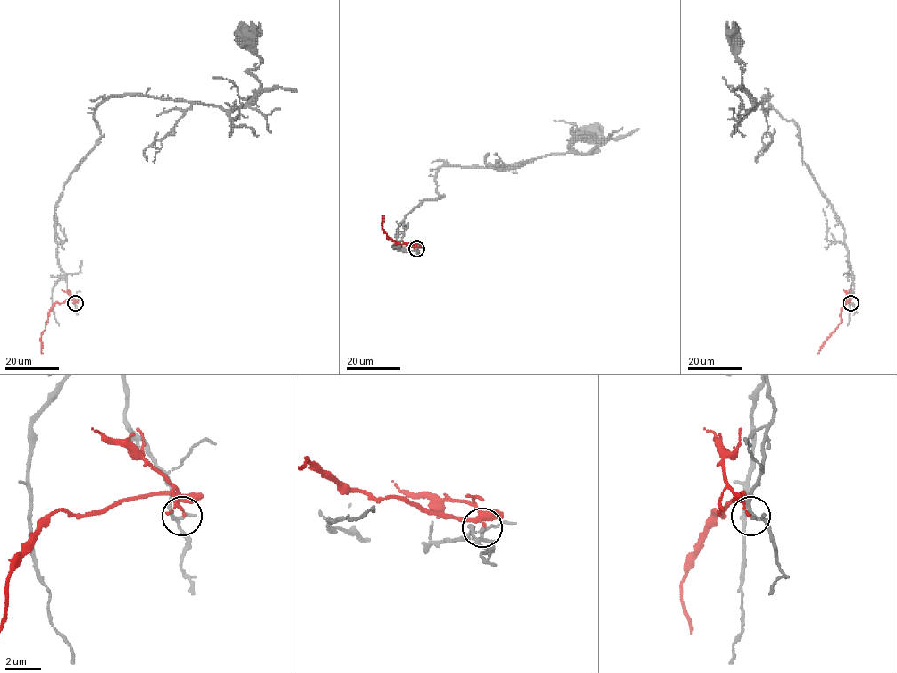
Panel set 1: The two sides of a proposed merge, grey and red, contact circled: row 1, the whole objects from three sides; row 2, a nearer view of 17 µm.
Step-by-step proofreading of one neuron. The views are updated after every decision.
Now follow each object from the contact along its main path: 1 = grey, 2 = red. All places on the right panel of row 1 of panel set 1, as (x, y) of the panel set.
1: (850, 303), (853, 275), (844, 227), (803, 162), (797, 124), (783, 119), (768, 95), (754, 109), (733, 38)
2: (850, 303), (849, 299), (845, 302), (840, 313), (840, 323), (817, 353)

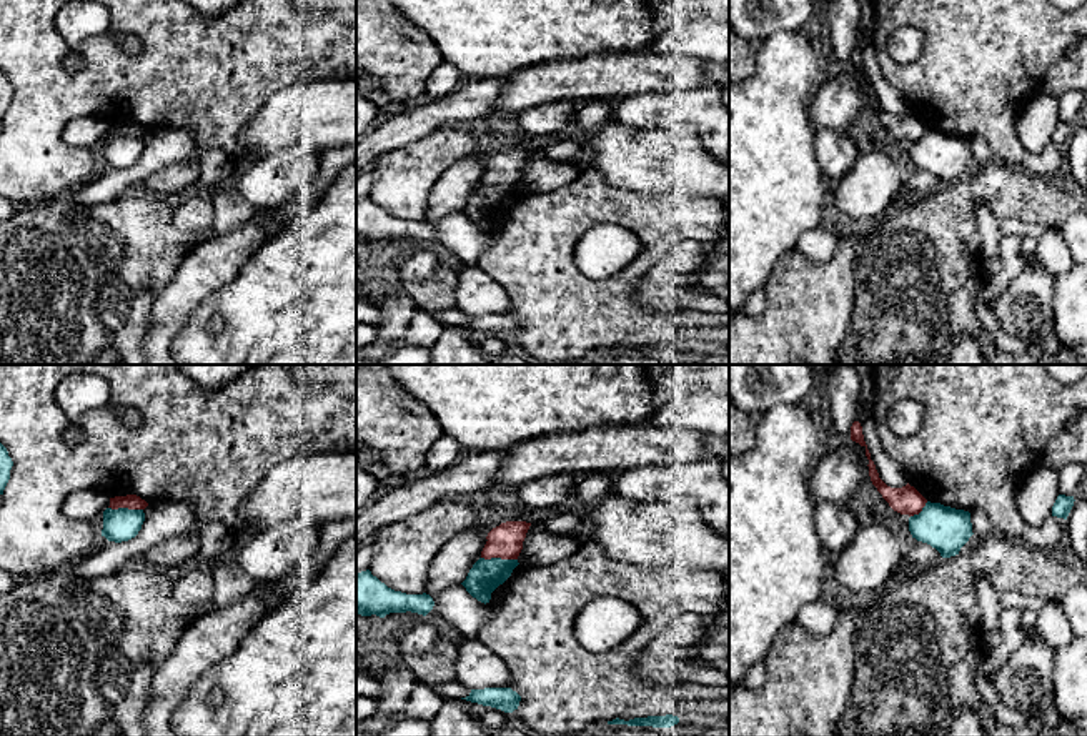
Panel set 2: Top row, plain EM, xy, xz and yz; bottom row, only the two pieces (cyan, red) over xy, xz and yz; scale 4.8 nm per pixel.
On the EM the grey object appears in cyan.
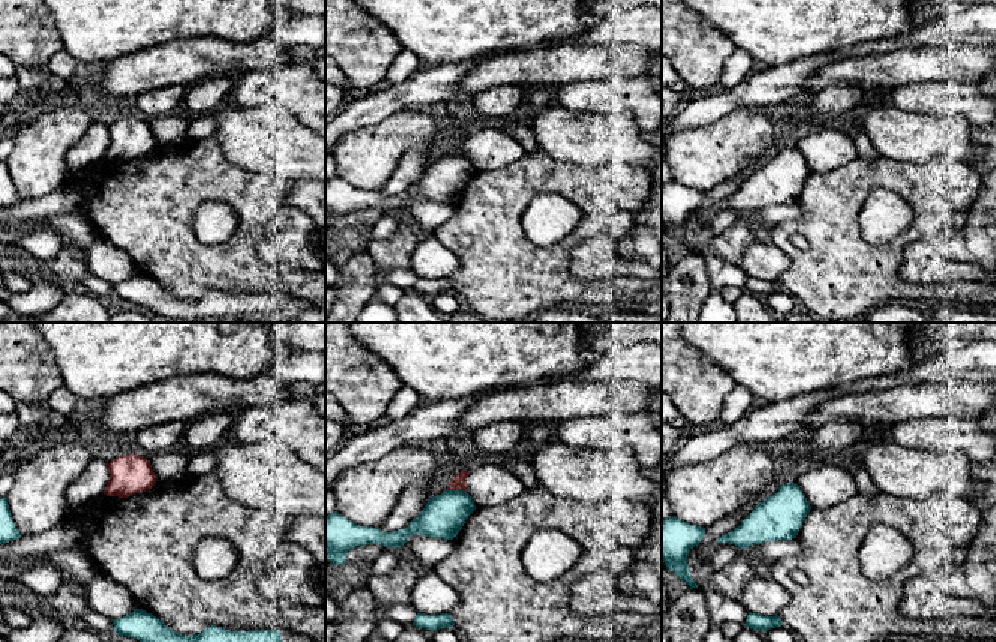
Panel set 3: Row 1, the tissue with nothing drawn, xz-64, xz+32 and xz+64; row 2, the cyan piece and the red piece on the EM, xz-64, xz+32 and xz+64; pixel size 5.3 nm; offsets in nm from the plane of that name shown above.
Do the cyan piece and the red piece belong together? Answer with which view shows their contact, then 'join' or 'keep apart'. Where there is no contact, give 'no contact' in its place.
xz | keep apart

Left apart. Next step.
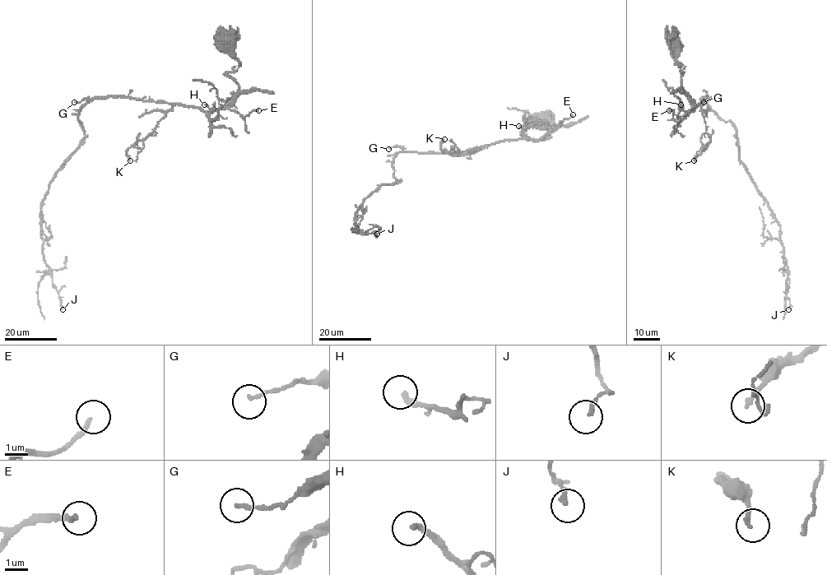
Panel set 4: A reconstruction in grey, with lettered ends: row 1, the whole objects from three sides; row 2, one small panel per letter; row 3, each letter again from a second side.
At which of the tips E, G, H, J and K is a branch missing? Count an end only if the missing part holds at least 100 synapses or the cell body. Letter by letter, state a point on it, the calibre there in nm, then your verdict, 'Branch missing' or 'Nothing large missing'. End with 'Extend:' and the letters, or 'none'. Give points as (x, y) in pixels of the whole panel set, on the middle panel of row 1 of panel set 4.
E: Place: (573, 114). Thickness 200 nm. Nothing large missing
G: Place: (388, 149). Thickness 150 nm. Nothing large missing
H: Place: (518, 126). Thickness 220 nm. Nothing large missing
J: Place: (377, 234). Thickness 180 nm. Nothing large missing
K: Place: (444, 139). Thickness 170 nm. Nothing large missing
Extend: none

